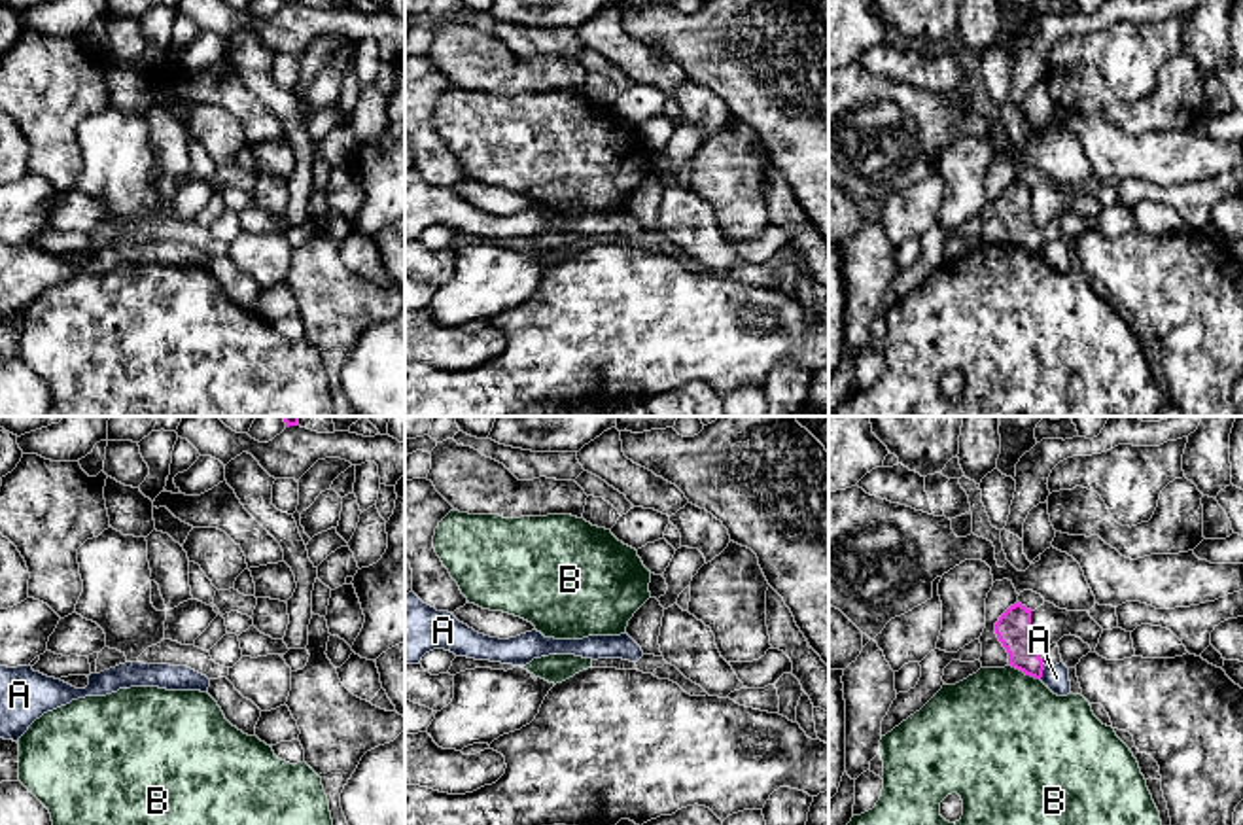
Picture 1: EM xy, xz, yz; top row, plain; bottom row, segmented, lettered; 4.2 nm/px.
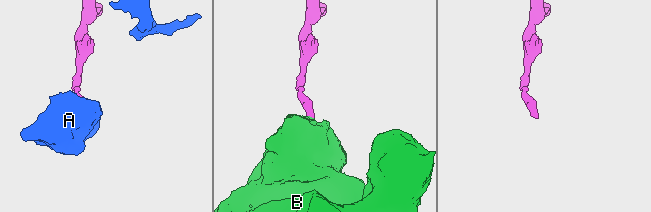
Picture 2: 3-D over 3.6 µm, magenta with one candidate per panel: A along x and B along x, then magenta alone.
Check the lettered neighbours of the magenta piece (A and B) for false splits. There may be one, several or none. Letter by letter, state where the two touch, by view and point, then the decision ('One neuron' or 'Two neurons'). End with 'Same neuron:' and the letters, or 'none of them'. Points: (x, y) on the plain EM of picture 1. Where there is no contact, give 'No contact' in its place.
A: Touches magenta at yz (1041, 248). Two neurons
B: Touches magenta at yz (1026, 250). Two neurons
Same neuron: none of them

